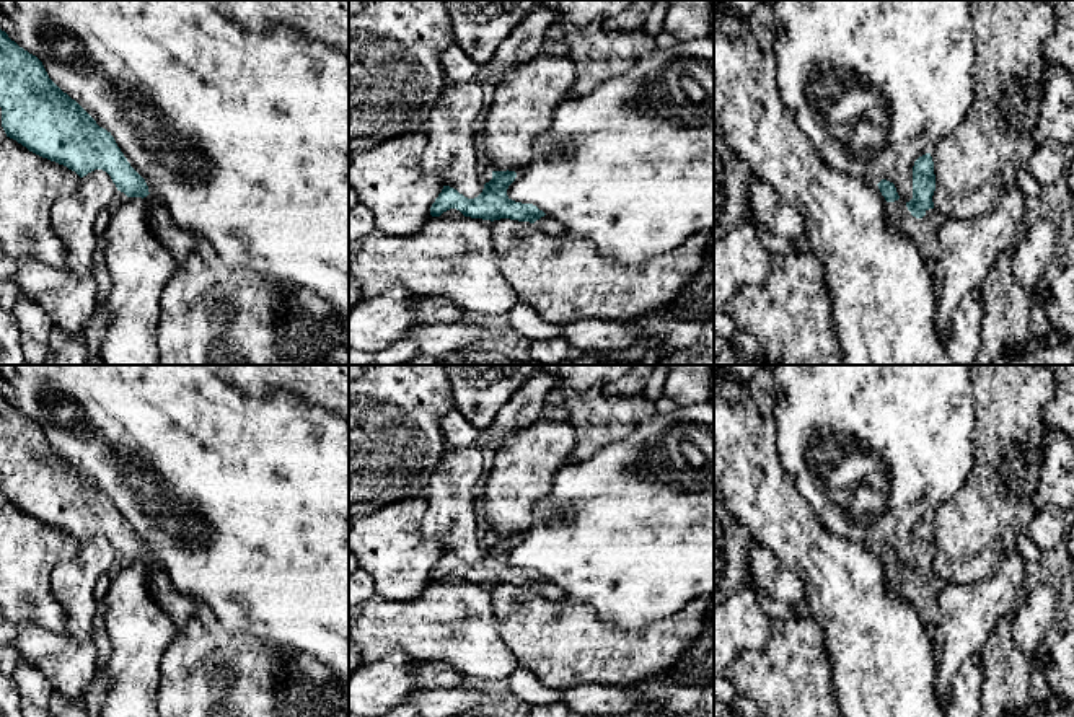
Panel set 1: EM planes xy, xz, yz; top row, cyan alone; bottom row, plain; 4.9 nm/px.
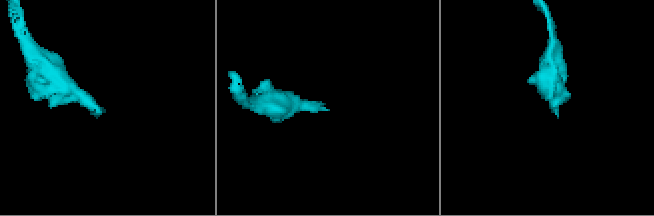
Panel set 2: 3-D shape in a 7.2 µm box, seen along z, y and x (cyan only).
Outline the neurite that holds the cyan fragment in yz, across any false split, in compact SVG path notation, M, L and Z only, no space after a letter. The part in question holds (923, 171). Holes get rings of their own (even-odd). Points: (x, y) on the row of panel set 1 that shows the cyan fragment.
M931 153L914 161L913 199L909 202L905 204L900 199L893 183L882 179L877 186L887 200L891 225L916 244L922 259L937 259L940 254L937 240L939 217L932 202L935 174Z

